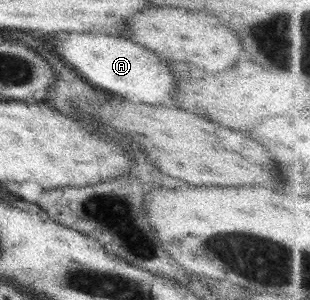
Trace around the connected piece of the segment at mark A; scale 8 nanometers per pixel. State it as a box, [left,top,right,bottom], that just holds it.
[51,34,173,104]

